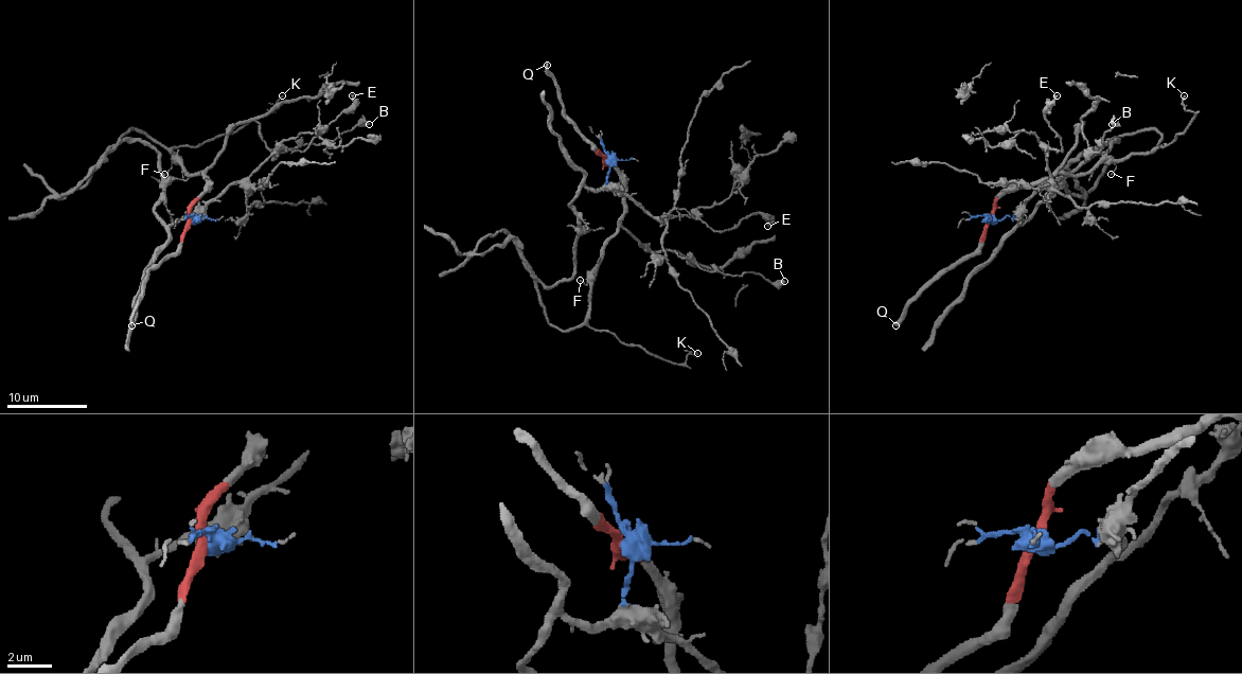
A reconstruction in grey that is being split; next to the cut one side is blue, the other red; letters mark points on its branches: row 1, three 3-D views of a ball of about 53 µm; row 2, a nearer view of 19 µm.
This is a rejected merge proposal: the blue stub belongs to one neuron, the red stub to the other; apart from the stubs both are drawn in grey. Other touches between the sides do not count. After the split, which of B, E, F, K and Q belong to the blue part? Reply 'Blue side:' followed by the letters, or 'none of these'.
Blue side: E

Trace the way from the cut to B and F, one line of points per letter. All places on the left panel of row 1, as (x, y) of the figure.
B: (191, 220), (191, 205), (207, 188), (206, 170), (237, 123), (253, 120), (260, 138), (284, 152), (369, 123)
F: (191, 220), (193, 202), (207, 188), (206, 176), (189, 174), (173, 162), (164, 174)

